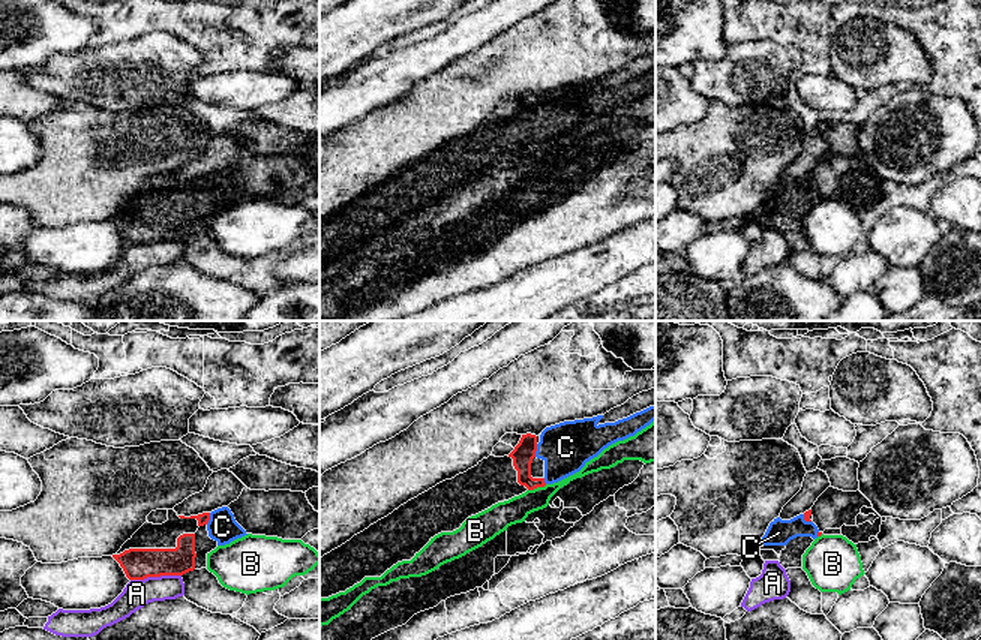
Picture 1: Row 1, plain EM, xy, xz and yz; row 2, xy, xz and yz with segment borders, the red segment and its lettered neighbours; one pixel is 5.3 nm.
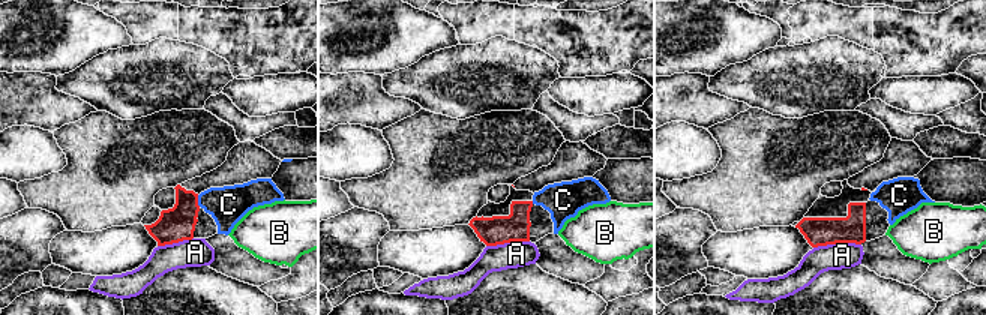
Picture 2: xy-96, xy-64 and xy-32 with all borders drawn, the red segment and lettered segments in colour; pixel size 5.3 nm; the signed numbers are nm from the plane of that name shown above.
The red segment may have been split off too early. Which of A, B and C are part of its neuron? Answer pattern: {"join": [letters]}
{"join": ["C"]}

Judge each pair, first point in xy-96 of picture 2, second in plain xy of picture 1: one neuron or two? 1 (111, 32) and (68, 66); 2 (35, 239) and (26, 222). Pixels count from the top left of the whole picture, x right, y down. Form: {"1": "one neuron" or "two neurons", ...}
{"1": "two neurons", "2": "one neuron"}

